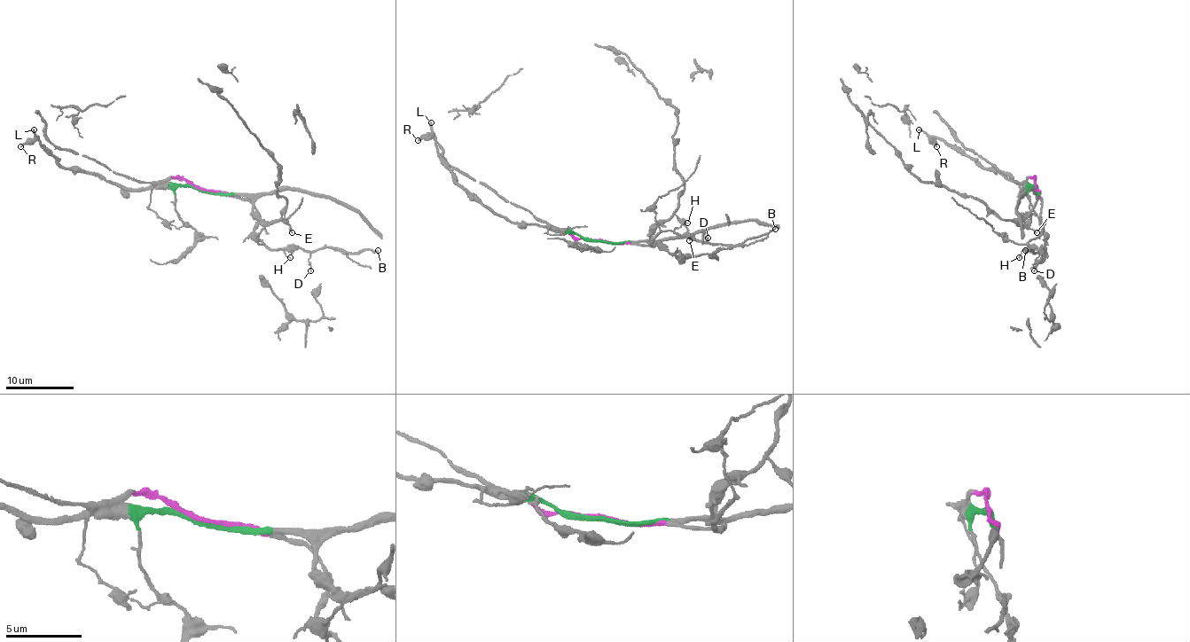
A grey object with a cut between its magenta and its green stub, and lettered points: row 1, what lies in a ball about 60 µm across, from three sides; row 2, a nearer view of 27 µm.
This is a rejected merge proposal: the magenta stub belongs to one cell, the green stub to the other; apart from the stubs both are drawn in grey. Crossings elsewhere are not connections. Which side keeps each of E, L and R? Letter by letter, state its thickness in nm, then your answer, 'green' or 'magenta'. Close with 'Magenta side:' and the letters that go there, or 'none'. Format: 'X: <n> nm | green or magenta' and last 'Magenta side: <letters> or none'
E: 130 nm | green
L: 240 nm | green
R: 240 nm | green
Magenta side: none

